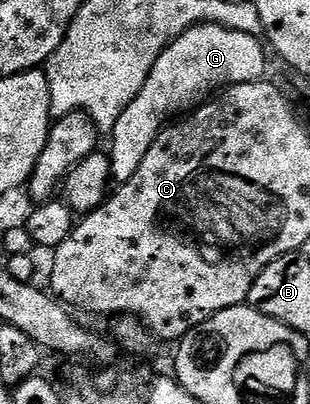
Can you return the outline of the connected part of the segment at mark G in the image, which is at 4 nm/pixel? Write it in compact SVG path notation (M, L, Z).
M202 24L185 30L169 47L165 47L157 63L153 63L153 71L149 71L145 87L141 87L137 99L121 111L121 119L117 119L115 128L111 130L109 156L112 174L119 179L133 176L137 167L141 167L141 159L145 159L145 151L153 147L157 135L168 122L198 109L216 91L264 80L266 52L268 50L260 38L236 29Z

